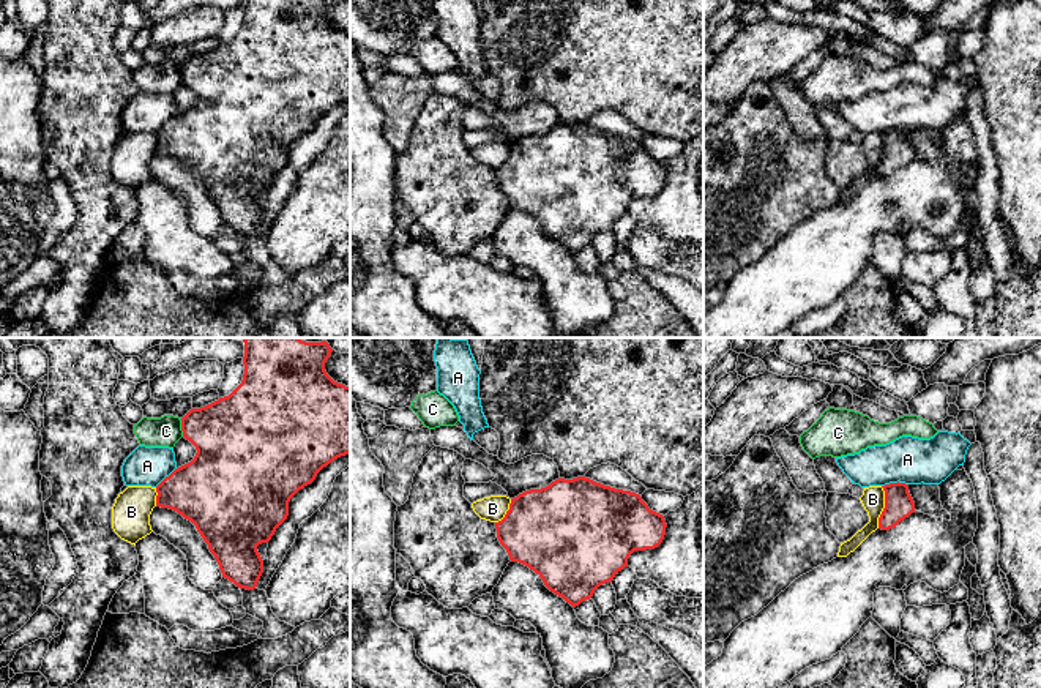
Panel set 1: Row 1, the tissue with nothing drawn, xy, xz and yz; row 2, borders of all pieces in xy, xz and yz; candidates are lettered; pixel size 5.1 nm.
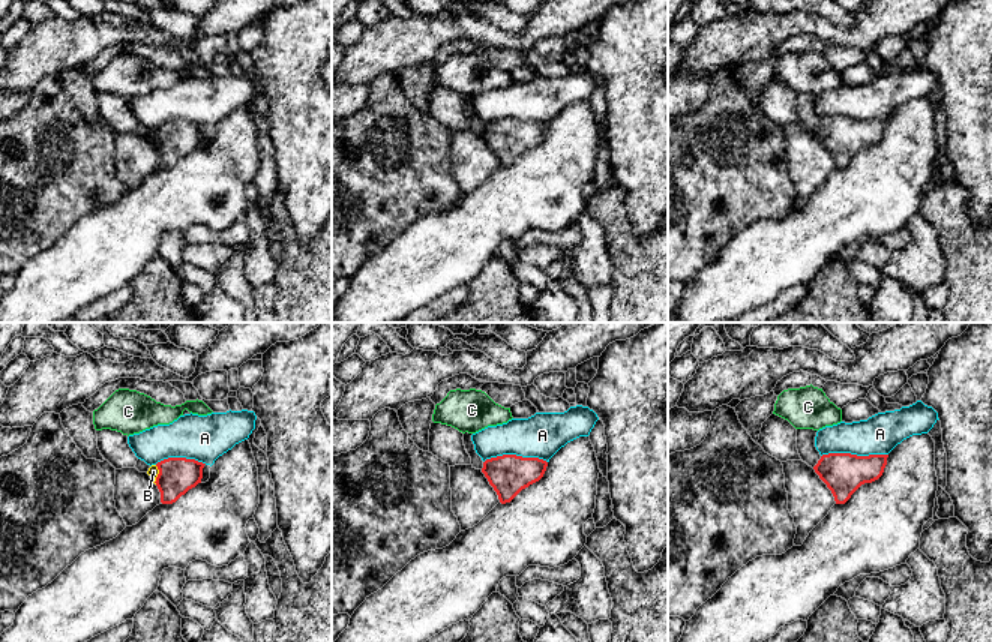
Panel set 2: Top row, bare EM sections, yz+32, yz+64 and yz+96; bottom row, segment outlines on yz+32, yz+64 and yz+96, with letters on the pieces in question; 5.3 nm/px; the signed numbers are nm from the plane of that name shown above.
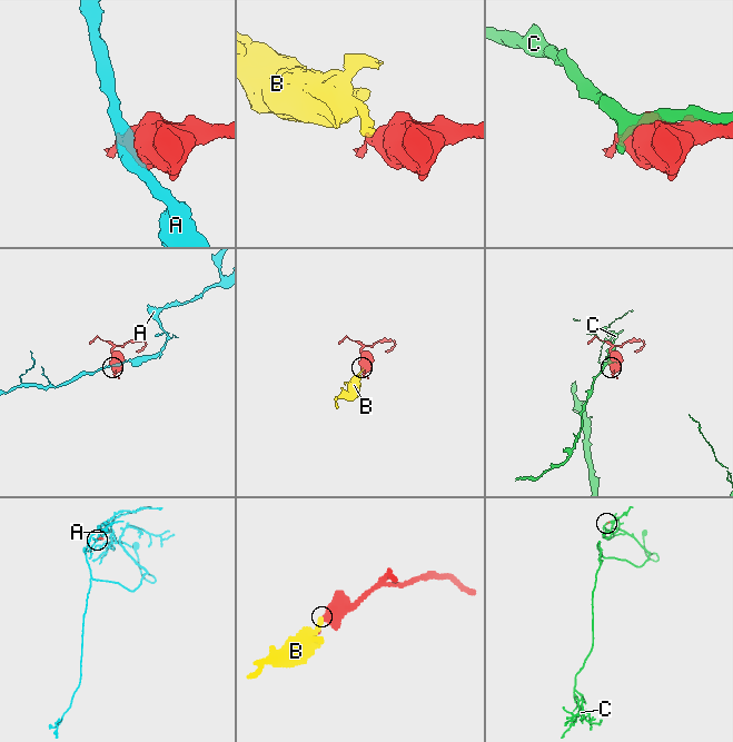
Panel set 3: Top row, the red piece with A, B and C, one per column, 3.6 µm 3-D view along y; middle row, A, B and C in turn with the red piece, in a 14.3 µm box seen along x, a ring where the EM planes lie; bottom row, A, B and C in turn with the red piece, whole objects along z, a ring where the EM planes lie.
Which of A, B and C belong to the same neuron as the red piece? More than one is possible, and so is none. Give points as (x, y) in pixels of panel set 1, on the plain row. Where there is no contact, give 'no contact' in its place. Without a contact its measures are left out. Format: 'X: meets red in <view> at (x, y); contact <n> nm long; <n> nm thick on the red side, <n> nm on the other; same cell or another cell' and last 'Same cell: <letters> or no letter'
A: meets red in yz at (895, 130); contact 140 nm long; 140 nm thick on the red side, 240 nm on the other; another cell
B: meets red in yz at (885, 153); contact 220 nm long; 140 nm thick on the red side, 120 nm on the other; another cell
C: meets red in xy at (182, 74); contact 100 nm long; 380 nm thick on the red side, 160 nm on the other; another cell
Same cell: no letter

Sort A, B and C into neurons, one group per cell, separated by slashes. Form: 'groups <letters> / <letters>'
groups A / B / C

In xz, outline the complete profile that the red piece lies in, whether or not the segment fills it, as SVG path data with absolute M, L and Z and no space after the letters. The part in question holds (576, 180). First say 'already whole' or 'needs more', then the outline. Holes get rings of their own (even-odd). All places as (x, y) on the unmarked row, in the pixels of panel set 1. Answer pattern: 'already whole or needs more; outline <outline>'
already whole; outline M585 123L558 125L546 134L519 140L511 145L505 164L495 169L497 185L509 207L533 216L573 254L590 246L599 232L612 229L634 197L658 194L666 174L664 163L650 156L639 140Z

